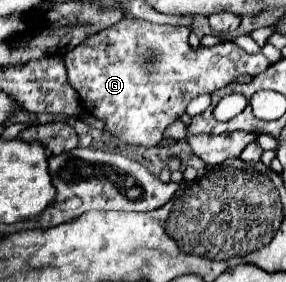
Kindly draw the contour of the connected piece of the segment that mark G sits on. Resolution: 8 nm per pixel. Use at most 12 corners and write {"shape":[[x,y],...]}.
{"shape":[[124,18],[66,52],[82,108],[158,146],[192,98],[270,66]]}

